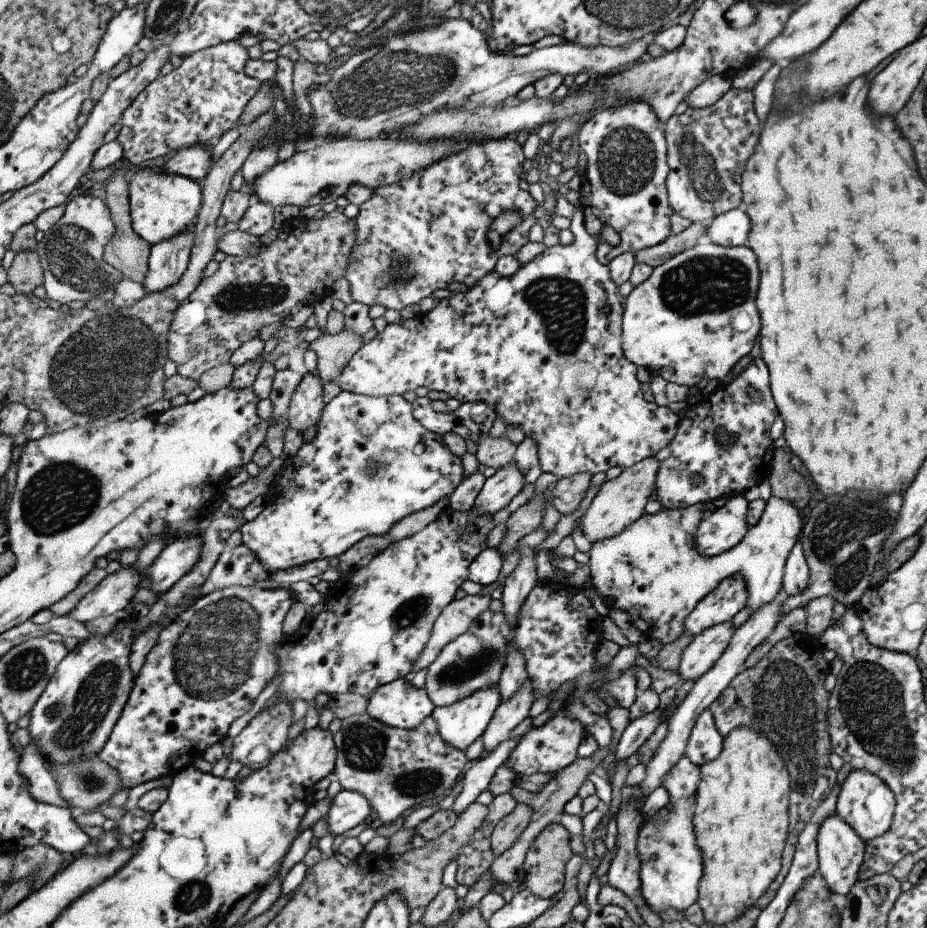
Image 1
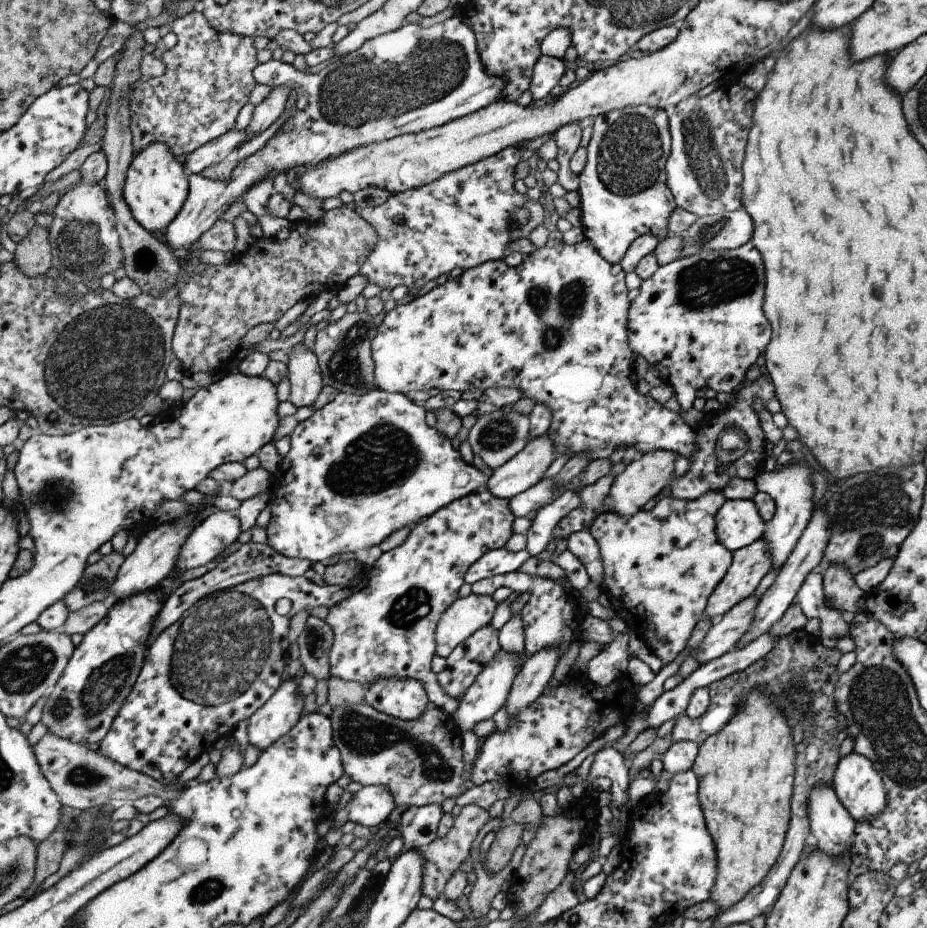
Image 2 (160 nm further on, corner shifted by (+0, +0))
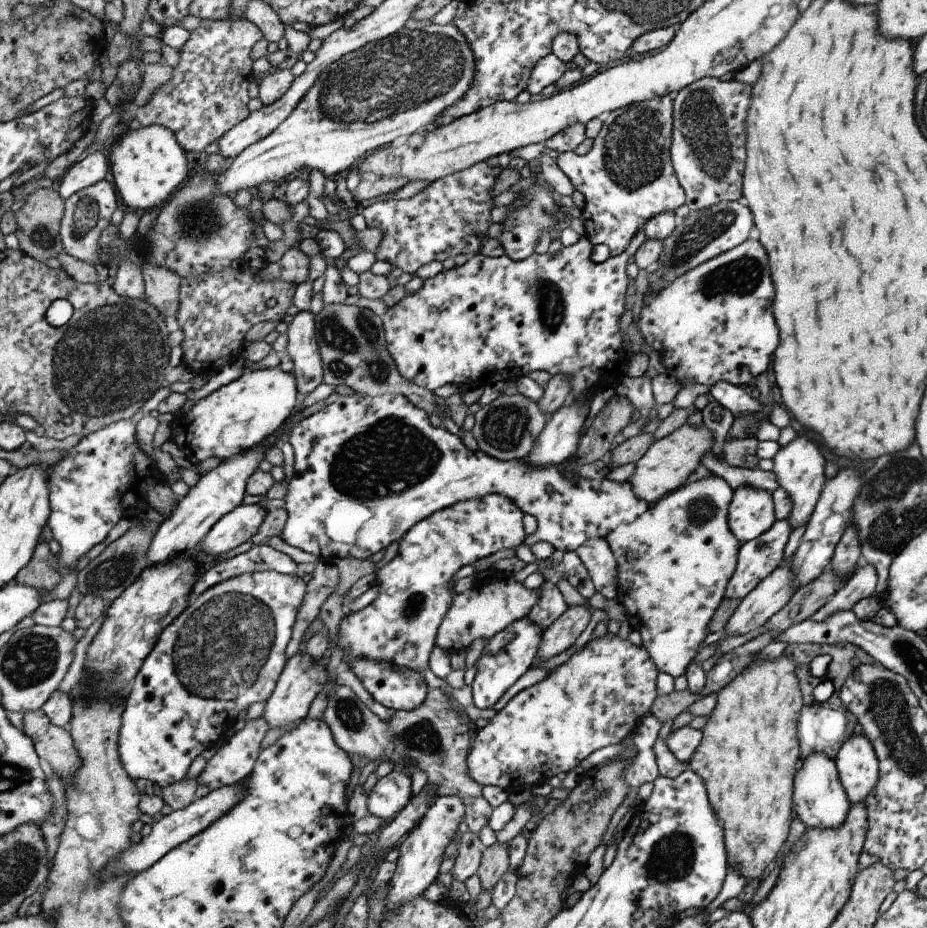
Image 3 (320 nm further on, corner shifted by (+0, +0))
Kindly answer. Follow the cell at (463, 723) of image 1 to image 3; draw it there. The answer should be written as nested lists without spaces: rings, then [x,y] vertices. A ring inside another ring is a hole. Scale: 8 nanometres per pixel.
[[[527,617],[514,620],[509,626],[484,641],[483,648],[475,666],[475,678],[471,684],[473,703],[477,708],[491,708],[492,704],[529,669],[536,658],[542,630]]]

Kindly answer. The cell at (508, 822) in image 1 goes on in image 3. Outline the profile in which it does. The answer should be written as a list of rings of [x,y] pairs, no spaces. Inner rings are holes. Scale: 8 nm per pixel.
[[[495,842],[482,851],[480,856],[478,878],[483,891],[491,891],[495,882],[508,868],[508,850],[505,843]]]

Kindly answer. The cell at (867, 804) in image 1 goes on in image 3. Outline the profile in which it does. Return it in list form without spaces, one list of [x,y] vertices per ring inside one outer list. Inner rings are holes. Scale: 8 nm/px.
[[[863,733],[850,734],[833,759],[850,804],[871,794],[878,779],[878,762],[870,740]]]

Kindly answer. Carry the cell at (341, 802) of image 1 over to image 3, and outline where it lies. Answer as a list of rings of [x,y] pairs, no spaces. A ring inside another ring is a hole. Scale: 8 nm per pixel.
[[[395,769],[379,779],[371,790],[367,806],[371,815],[393,820],[411,801],[413,780],[407,770]]]

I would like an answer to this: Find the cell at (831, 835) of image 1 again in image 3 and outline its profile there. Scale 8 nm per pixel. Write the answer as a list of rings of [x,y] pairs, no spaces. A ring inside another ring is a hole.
[[[821,751],[799,758],[793,775],[791,810],[792,816],[809,828],[838,827],[848,813],[850,802],[838,779],[834,759]]]

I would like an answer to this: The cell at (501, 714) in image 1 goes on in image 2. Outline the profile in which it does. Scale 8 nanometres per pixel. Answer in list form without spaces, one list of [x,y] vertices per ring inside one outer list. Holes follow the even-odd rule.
[[[556,644],[541,647],[525,658],[506,698],[505,709],[509,717],[529,706],[547,690],[547,683],[559,658],[560,652]]]

